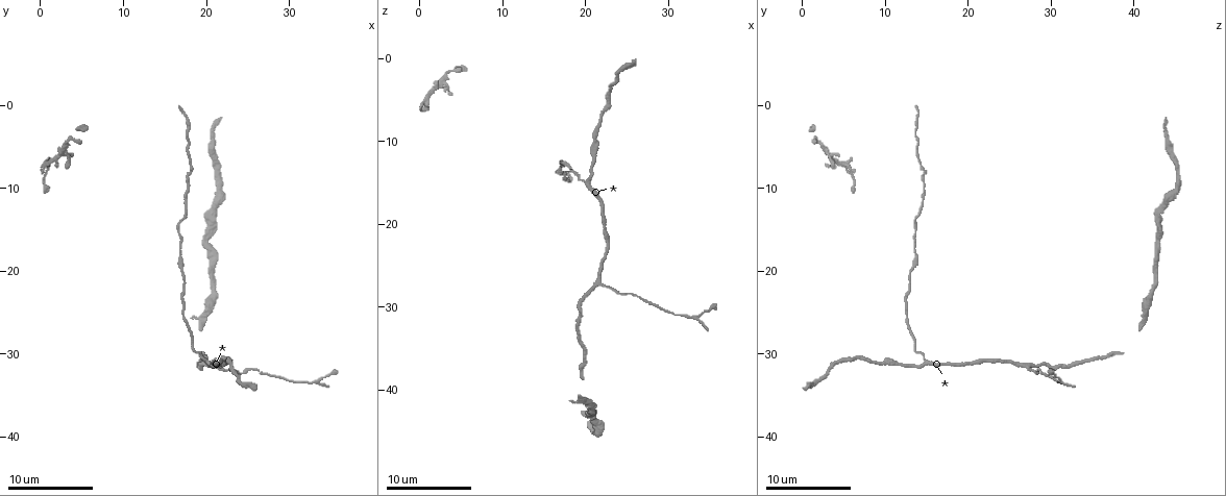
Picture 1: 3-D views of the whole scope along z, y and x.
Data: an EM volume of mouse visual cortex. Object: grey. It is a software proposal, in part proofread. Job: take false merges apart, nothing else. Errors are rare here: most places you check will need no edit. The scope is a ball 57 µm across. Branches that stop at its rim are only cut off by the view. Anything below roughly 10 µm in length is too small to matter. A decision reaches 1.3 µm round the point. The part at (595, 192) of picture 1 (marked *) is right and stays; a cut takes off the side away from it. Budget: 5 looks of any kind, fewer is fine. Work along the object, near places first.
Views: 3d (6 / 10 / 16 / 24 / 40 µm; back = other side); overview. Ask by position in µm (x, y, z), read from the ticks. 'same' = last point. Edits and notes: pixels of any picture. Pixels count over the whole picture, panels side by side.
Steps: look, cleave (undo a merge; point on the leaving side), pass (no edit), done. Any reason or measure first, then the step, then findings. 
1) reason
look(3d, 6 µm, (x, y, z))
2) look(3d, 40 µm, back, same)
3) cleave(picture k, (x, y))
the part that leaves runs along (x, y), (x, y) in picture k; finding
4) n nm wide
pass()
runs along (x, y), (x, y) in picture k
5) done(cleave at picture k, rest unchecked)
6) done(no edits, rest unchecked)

calibre changes
look(3d, 10 µm, (16.6, 17.8, 13.6))

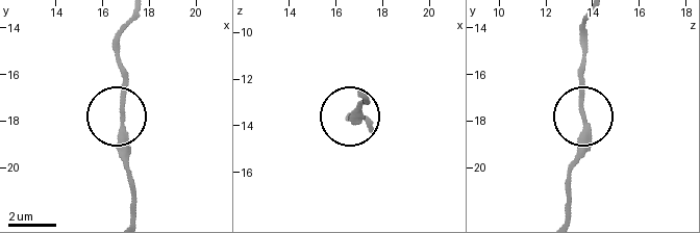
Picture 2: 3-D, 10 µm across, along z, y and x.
pass()
runs along (565, 214), (582, 125), (582, 37) in picture 2; all the same cell

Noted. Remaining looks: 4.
three arms meet
look(3d, 10 µm, (21.6, 31.8, 27.4))

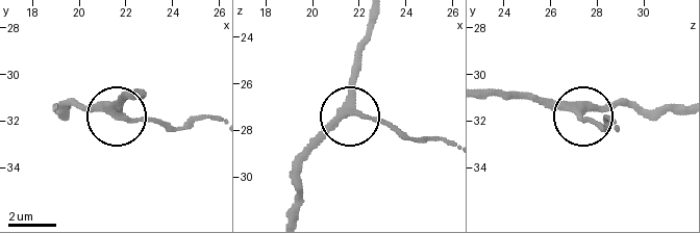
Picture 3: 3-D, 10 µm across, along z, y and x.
closer look
look(3d, 6 µm, (21.7, 31.8, 27.2))

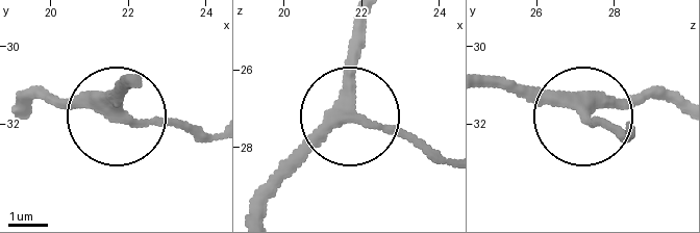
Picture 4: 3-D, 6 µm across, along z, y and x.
pass()
runs along (365, 24), (352, 74), (355, 110), (442, 153) in picture 4; one cell here

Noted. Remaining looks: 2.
sharp bend
look(3d, 10 µm, (18.0, 4.6, 14.2))

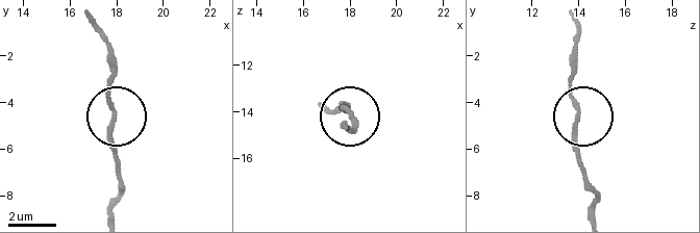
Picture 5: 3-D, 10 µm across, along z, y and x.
pass()
runs along (592, 211), (574, 134), (580, 110), (568, 86), (570, 65) in picture 5; one cell here

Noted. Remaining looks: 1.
done(no edits, rest unchecked)

